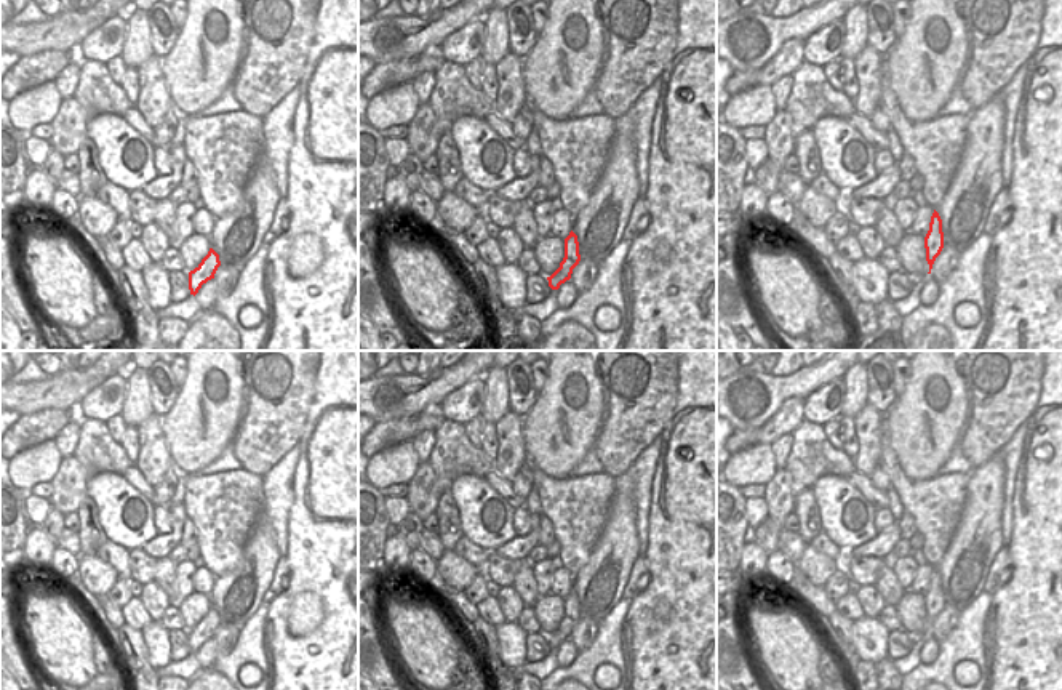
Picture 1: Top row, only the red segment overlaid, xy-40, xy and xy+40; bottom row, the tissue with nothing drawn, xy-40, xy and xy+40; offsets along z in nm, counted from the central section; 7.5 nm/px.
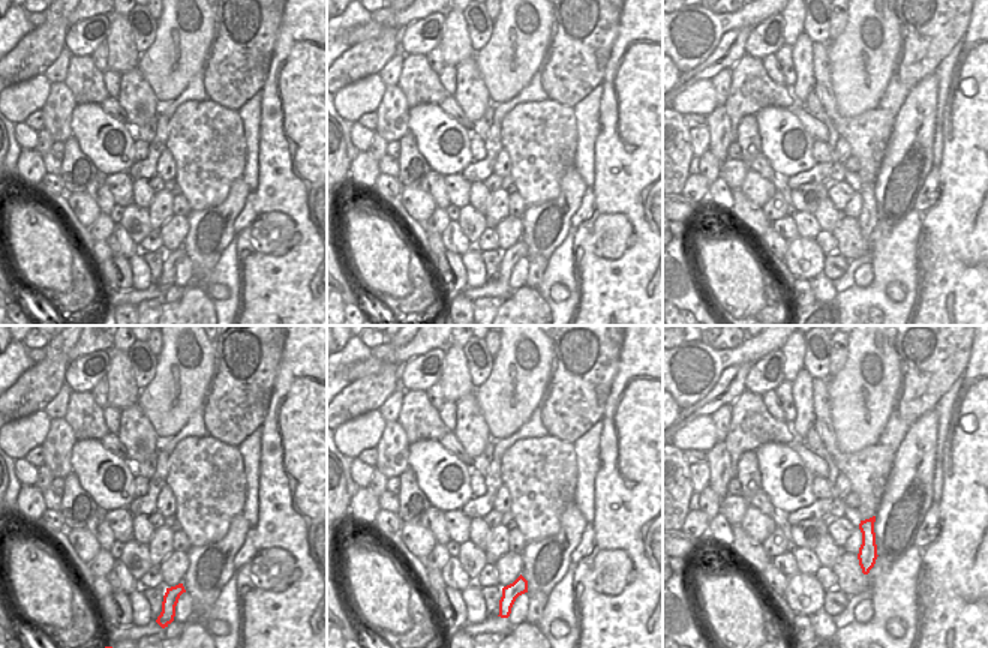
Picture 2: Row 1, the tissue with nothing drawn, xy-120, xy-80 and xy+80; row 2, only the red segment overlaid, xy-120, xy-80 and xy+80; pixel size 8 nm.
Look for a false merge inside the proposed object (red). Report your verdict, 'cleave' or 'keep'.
keep

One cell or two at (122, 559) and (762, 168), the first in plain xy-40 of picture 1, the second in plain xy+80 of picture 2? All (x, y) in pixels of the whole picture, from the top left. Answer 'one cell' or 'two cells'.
one cell

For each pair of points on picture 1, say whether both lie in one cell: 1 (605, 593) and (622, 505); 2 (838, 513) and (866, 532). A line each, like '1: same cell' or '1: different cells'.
1: same cell
2: same cell

